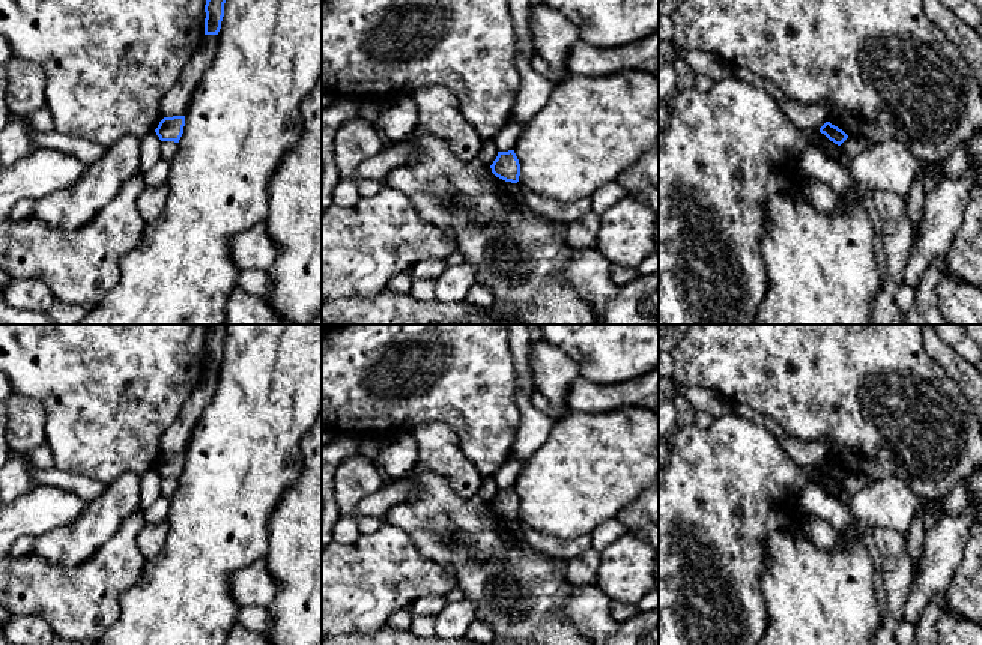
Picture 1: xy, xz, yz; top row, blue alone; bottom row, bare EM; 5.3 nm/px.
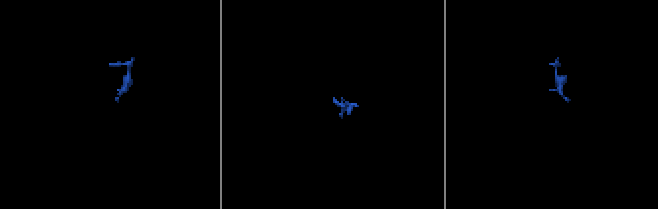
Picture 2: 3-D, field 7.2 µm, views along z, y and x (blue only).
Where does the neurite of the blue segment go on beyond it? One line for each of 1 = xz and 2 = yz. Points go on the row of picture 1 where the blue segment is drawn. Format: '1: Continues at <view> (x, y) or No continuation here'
1: No continuation here
2: No continuation here

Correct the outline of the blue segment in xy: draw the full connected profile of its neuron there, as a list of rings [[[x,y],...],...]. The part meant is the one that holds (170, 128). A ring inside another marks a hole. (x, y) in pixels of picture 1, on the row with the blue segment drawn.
[[[185,116],[164,117],[155,129],[161,141],[179,143],[185,126]]]

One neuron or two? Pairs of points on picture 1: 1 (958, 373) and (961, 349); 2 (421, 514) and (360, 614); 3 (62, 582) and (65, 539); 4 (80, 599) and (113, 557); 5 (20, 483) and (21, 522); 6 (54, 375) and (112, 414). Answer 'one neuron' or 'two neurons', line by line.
1: two neurons
2: two neurons
3: two neurons
4: one neuron
5: two neurons
6: one neuron

